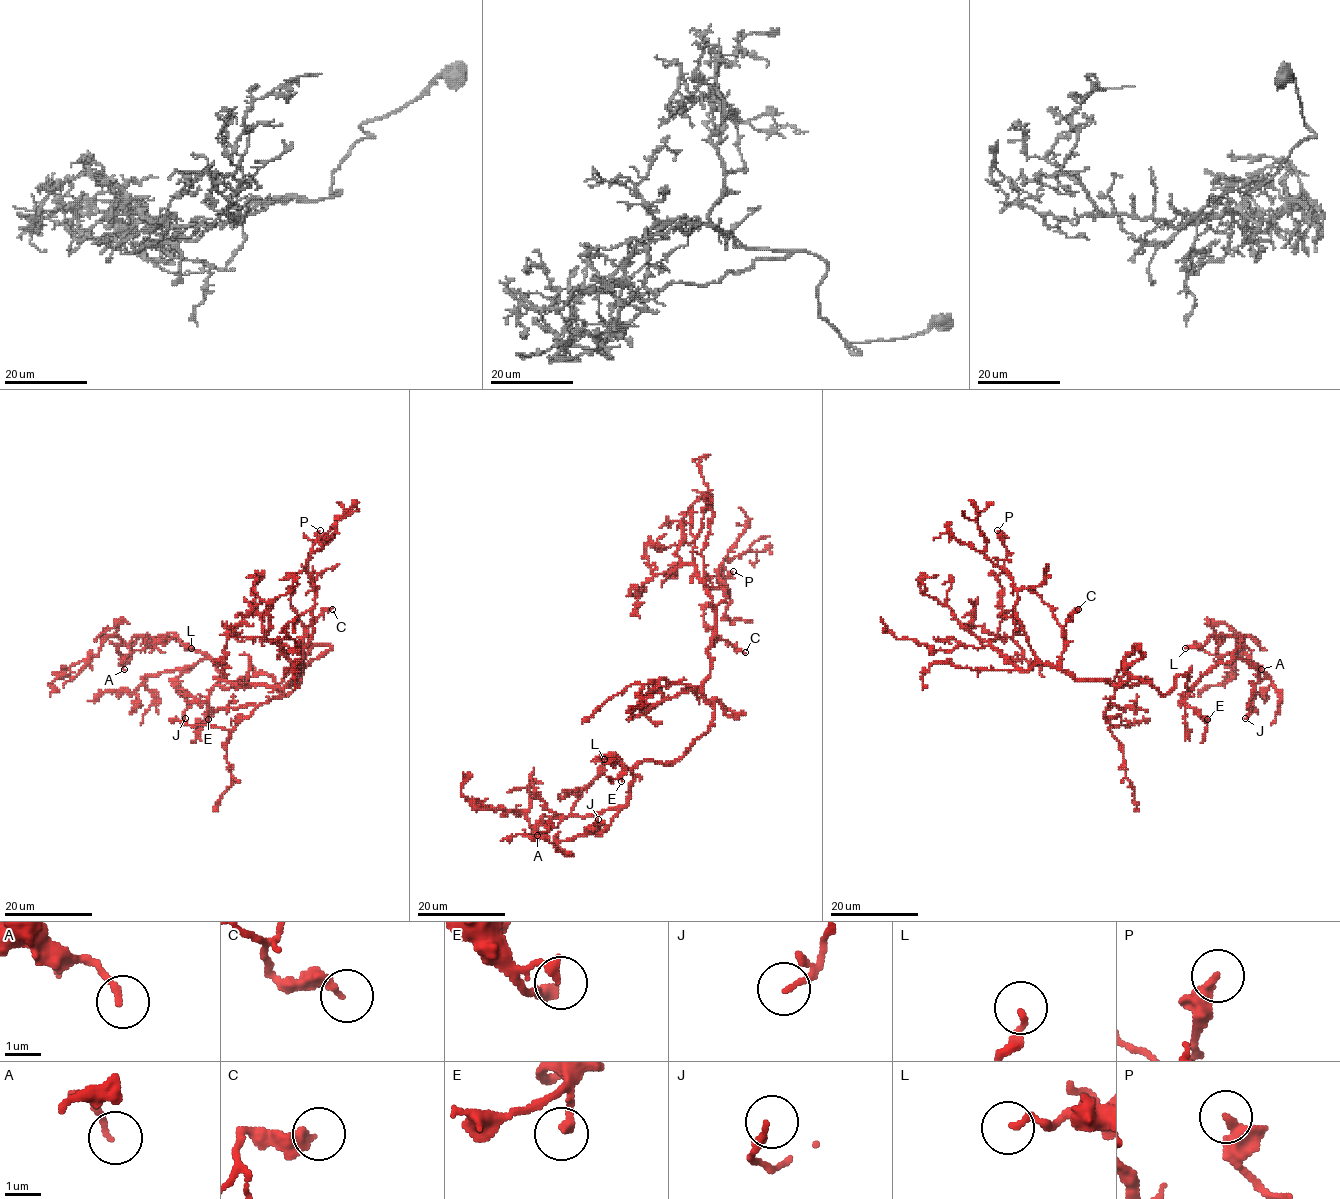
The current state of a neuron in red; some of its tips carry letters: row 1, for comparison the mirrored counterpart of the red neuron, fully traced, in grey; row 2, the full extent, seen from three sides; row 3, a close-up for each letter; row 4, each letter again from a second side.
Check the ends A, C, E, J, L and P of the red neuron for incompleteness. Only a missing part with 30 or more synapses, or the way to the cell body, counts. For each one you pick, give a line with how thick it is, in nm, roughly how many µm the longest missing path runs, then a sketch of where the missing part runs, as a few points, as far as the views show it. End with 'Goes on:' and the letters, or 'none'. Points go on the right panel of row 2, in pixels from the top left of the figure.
Goes on: none

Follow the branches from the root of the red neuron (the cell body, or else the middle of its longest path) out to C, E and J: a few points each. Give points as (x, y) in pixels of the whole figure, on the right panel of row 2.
C: (1168, 692), (1162, 695), (1148, 683), (1131, 677), (1114, 686), (1069, 675), (1061, 667), (1063, 626), (1078, 609)
E: (1168, 692), (1180, 675), (1188, 675), (1187, 687), (1194, 686), (1184, 703), (1207, 719)
J: (1168, 692), (1180, 675), (1189, 676), (1187, 687), (1191, 687), (1217, 664), (1242, 658), (1259, 676), (1245, 718)

